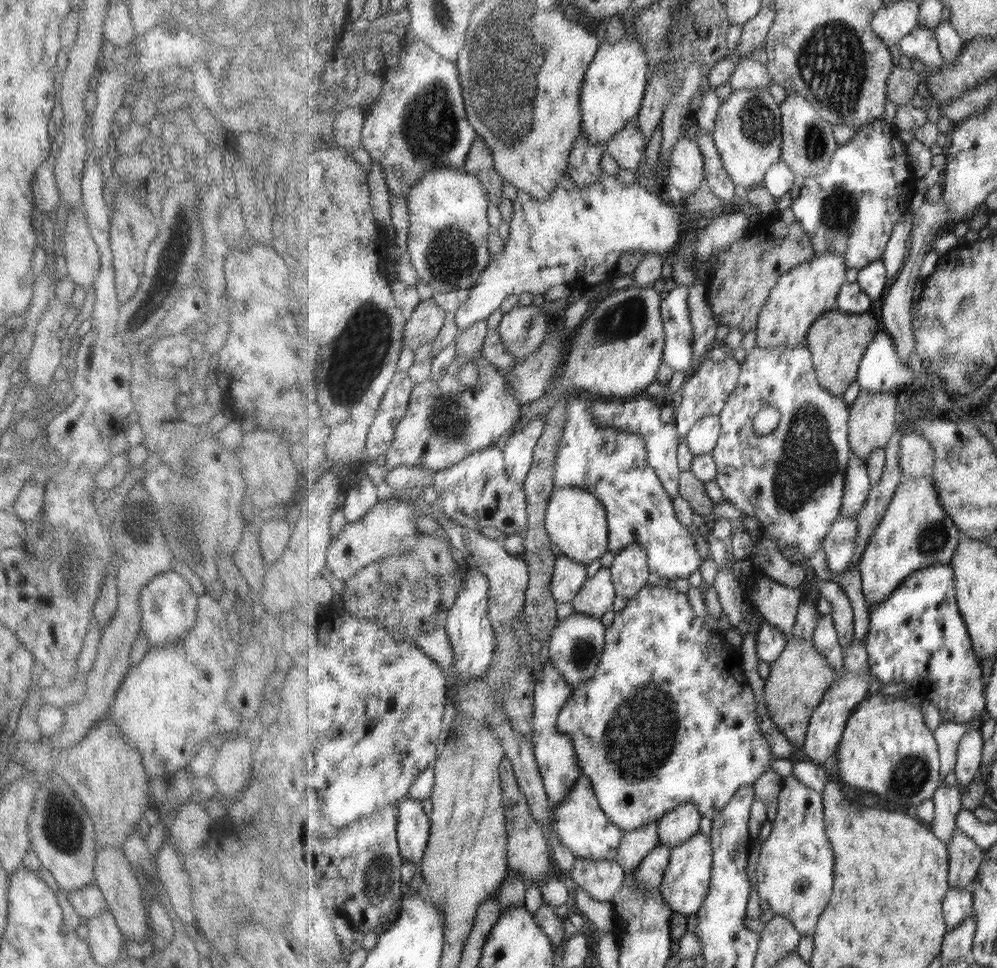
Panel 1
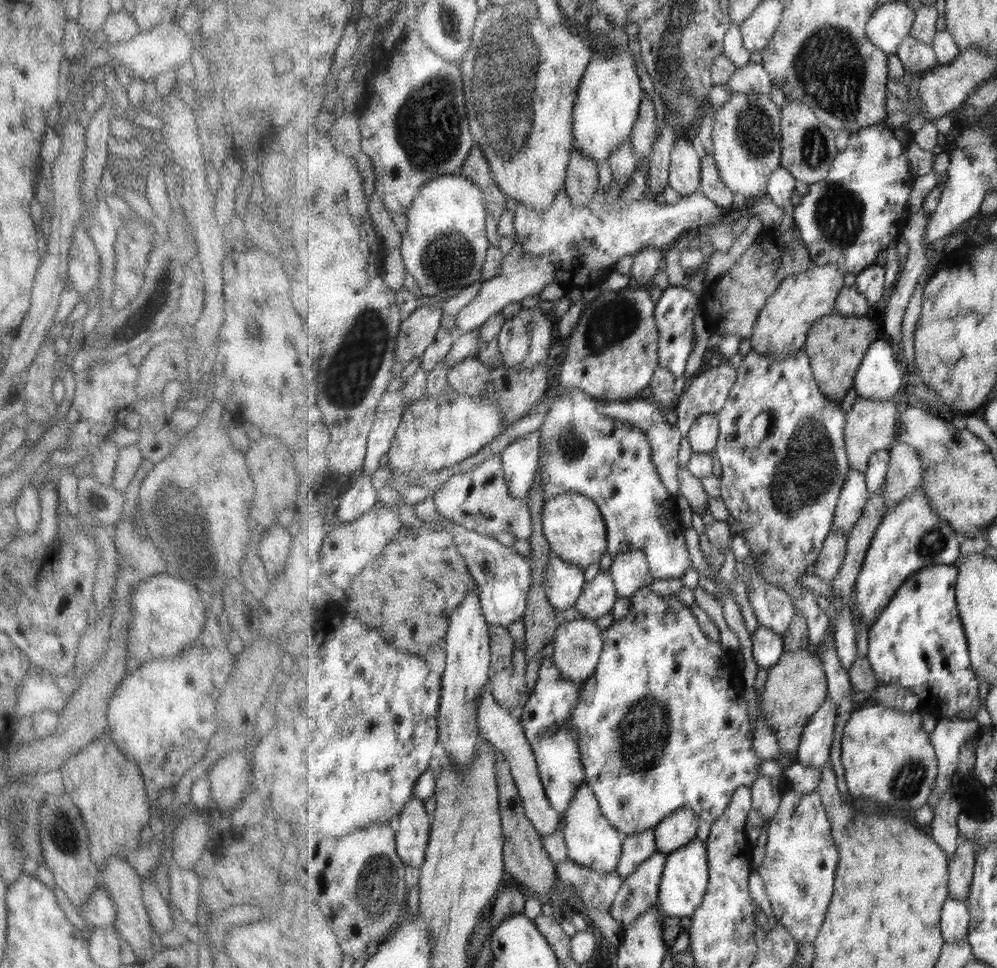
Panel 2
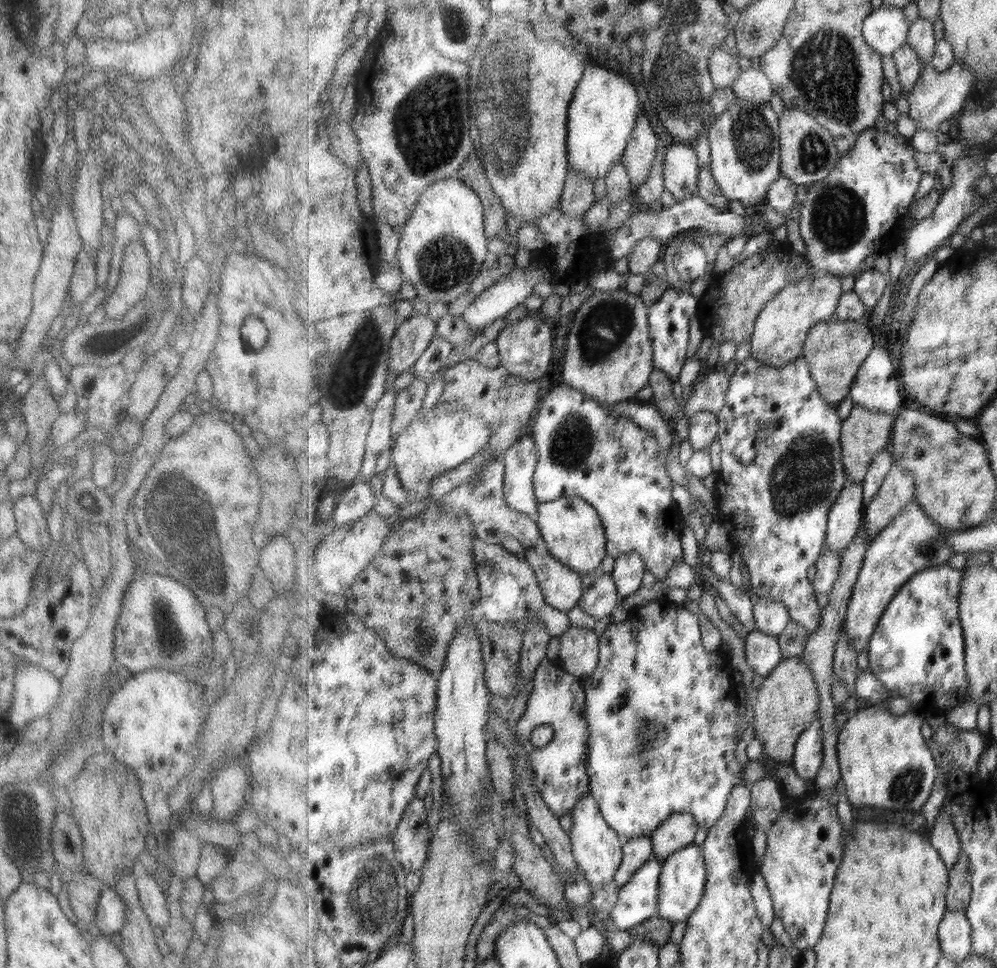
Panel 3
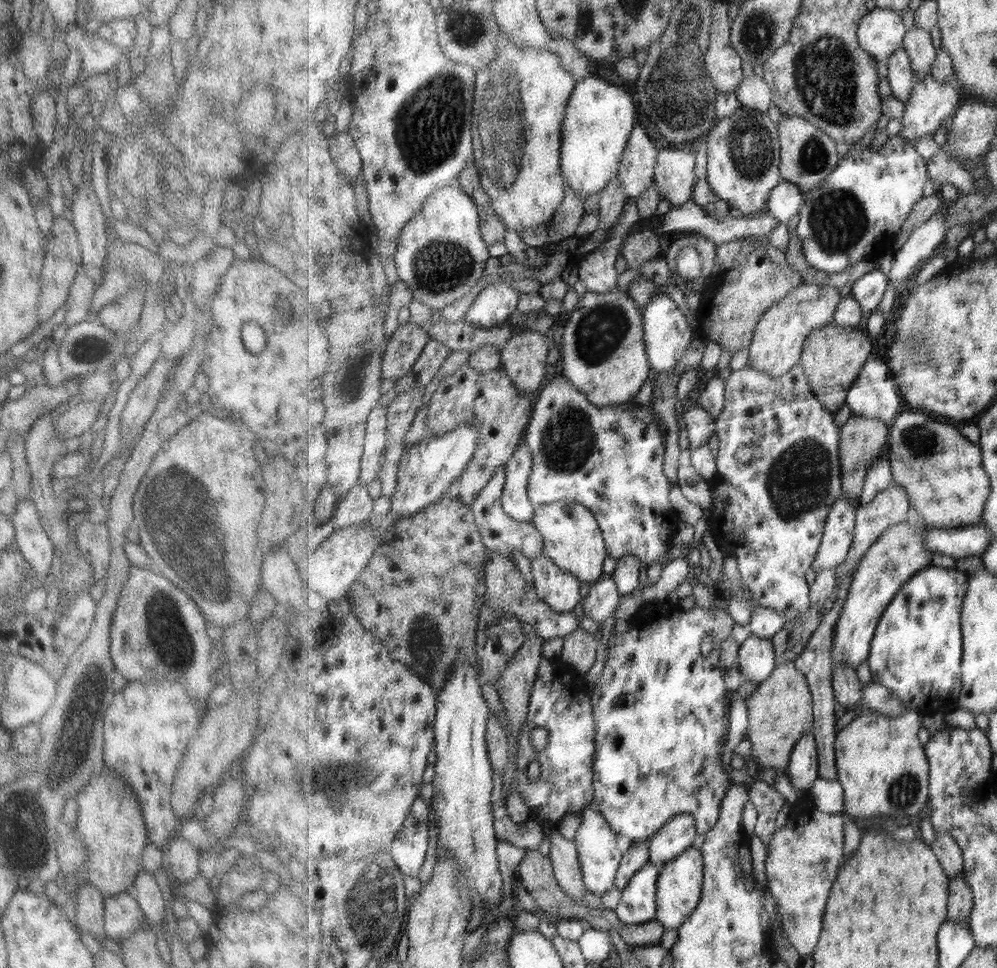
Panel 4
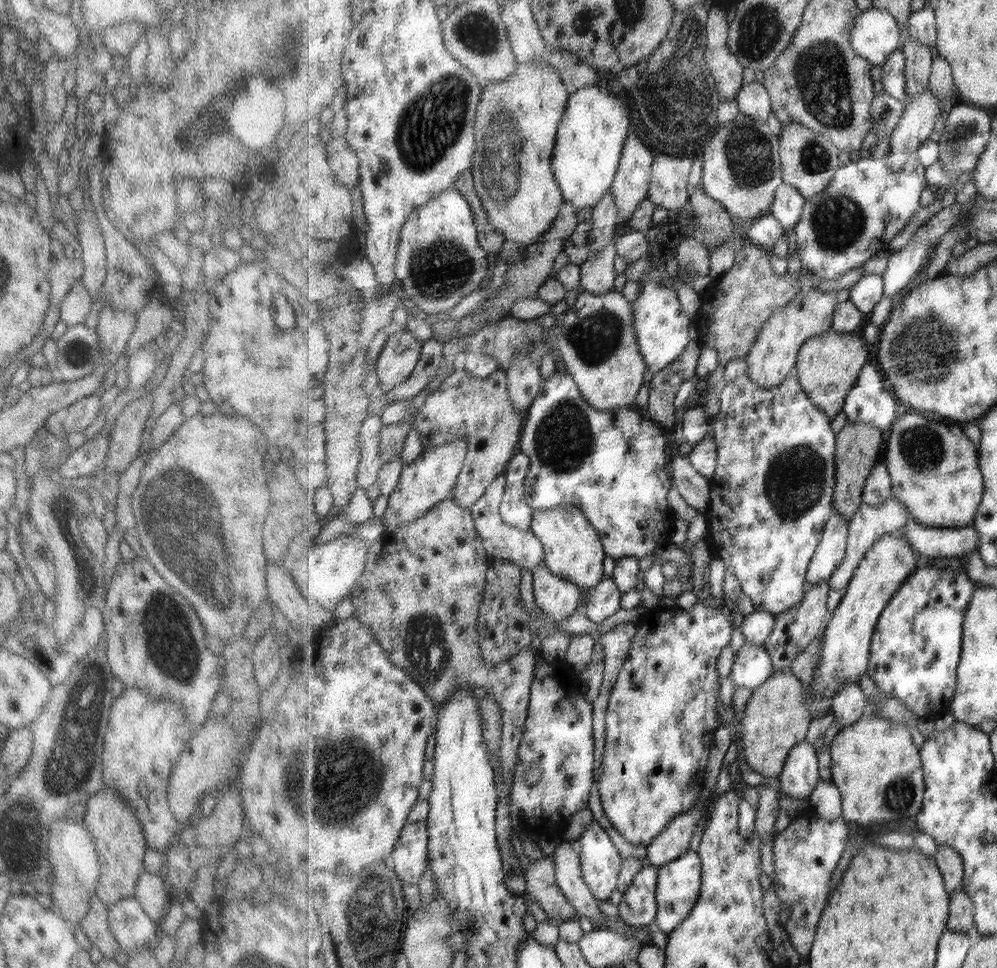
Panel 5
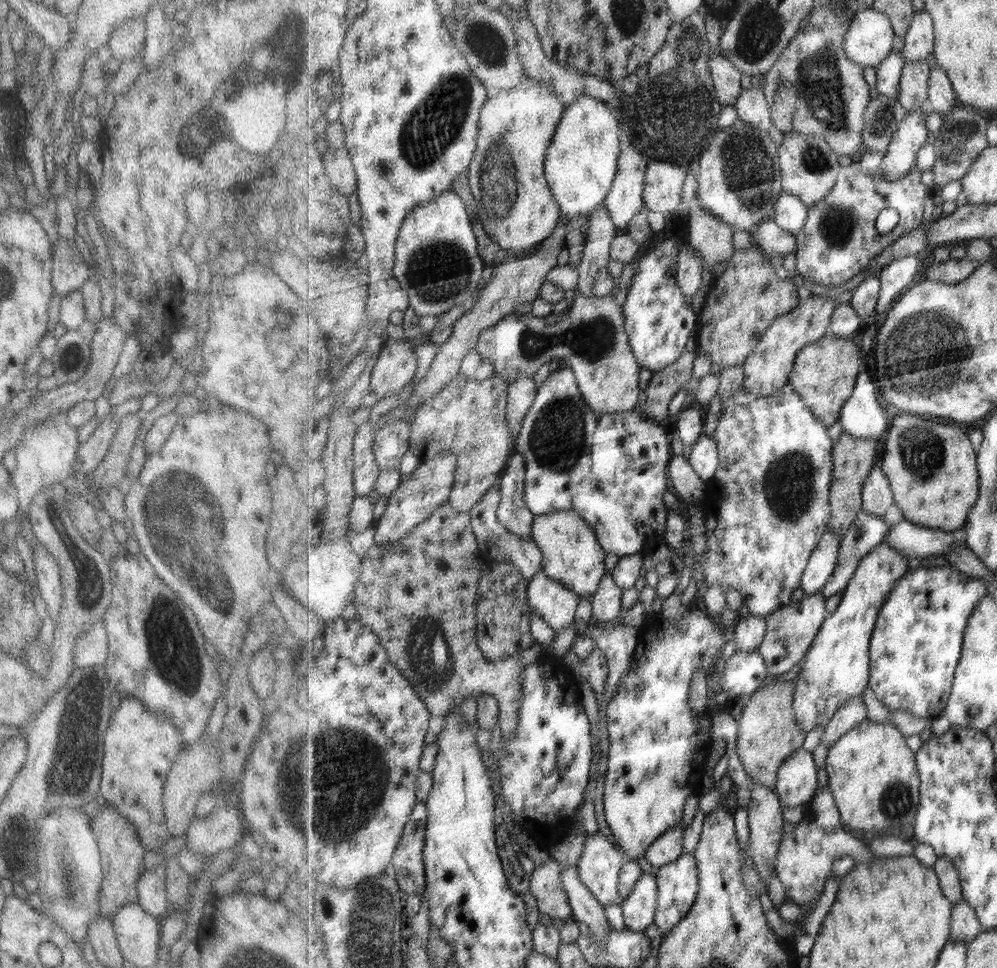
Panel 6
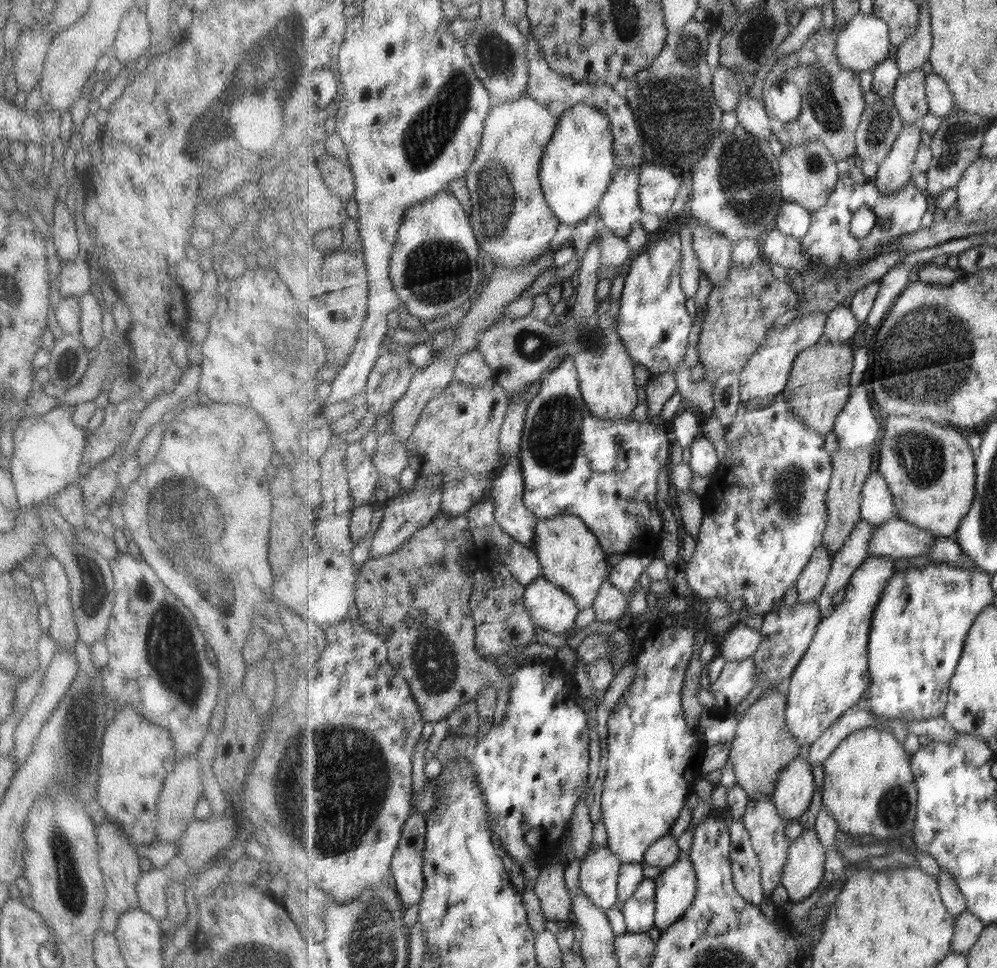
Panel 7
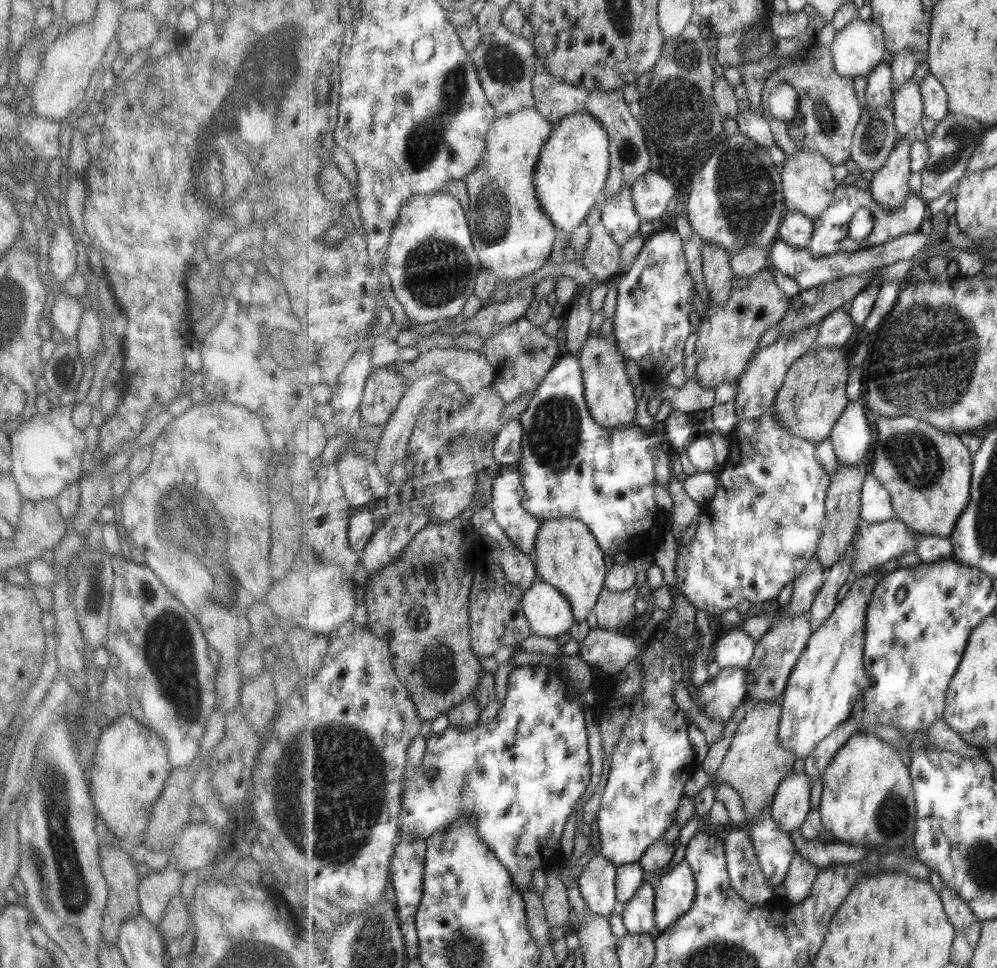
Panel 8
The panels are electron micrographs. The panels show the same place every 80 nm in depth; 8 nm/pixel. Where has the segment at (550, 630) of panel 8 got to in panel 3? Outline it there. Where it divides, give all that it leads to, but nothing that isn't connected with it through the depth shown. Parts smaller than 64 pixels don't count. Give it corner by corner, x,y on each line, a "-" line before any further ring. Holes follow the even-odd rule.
533,546
525,548
525,558
535,571
544,599
554,609
570,611
579,604
586,588
578,572
571,570
551,554
539,554

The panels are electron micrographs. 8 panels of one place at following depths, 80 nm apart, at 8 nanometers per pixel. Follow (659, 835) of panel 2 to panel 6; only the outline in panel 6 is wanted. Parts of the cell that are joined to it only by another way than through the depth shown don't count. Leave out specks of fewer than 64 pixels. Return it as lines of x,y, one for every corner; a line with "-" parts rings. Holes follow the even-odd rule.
681,825
670,828
649,847
645,856
646,860
659,869
675,862
685,852
683,834
685,834
685,828
681,828

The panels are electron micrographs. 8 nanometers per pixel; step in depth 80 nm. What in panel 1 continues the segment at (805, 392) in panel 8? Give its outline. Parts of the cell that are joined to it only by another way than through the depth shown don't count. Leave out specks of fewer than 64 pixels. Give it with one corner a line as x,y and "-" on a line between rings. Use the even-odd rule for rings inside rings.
839,310
824,313
809,330
805,342
812,350
812,359
820,385
831,394
839,396
847,392
847,388
857,381
860,364
864,360
865,351
872,344
879,332
877,318
869,314
848,314

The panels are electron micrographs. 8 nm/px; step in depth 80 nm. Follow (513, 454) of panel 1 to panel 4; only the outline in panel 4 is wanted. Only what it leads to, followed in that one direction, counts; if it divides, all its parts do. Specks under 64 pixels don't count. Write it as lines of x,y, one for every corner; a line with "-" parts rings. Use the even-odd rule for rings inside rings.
526,440
517,447
513,458
509,460
508,465
505,466
506,471
506,485
502,496
502,503
505,512
519,522
532,522
535,518
536,504
530,501
528,495
529,477
533,472
533,453
530,451

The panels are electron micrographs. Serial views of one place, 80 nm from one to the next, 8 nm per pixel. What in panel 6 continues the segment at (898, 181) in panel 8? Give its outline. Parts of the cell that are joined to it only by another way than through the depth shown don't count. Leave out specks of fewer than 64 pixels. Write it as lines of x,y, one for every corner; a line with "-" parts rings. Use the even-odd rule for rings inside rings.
927,110
909,112
894,134
890,148
882,158
880,174
889,181
905,178
916,166
918,152
925,146
929,130
925,122

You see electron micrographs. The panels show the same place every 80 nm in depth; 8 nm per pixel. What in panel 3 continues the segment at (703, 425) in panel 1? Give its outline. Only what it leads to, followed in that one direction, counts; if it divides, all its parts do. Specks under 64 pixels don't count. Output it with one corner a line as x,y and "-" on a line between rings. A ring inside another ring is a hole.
697,411
687,418
688,440
695,450
708,449
720,431
718,416
709,411

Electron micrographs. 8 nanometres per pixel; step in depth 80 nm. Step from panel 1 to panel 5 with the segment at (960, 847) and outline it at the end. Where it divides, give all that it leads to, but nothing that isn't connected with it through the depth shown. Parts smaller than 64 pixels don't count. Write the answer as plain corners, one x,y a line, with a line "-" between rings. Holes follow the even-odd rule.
962,886
957,892
950,895
950,917
948,918
948,929
955,932
969,933
976,937
976,922
974,919
974,902

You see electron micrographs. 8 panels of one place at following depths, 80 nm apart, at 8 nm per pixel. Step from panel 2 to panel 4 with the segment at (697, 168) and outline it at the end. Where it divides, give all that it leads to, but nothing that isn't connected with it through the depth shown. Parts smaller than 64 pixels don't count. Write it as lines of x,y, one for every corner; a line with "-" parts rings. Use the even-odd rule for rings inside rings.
686,149
660,150
657,155
657,164
655,169
655,187
659,191
661,201
669,201
673,207
682,207
693,199
695,194
695,151

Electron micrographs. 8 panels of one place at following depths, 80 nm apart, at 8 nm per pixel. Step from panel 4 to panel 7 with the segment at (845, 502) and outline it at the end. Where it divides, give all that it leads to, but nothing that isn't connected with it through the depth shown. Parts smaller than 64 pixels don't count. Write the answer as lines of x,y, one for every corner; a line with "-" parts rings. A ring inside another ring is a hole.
824,543
813,553
812,560
796,584
798,602
813,602
822,595
832,569
832,558
833,554
830,554

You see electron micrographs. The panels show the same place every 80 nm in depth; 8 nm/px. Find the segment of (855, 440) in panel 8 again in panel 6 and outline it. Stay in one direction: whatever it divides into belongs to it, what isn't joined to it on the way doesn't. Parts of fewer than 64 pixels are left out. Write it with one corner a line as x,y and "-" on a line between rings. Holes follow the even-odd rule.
867,370
858,374
852,397
845,403
838,420
844,432
861,440
878,439
885,434
897,413
893,406
880,402
880,386
874,372

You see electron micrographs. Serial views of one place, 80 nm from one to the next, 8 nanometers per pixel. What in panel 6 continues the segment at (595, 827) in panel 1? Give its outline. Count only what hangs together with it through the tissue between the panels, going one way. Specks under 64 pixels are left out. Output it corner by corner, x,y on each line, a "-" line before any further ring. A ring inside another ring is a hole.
598,832
588,836
577,864
580,879
604,907
615,904
620,897
620,874
628,860
617,845

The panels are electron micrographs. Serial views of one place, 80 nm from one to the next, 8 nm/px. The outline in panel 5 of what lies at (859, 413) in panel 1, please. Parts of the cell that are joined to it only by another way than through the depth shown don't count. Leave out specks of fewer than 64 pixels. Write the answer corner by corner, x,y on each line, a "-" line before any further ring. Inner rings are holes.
868,422
847,423
837,433
836,440
836,488
833,506
838,514
844,514
845,518
853,518
863,504
865,483
872,473
875,464
880,461
879,454
883,448
883,430

